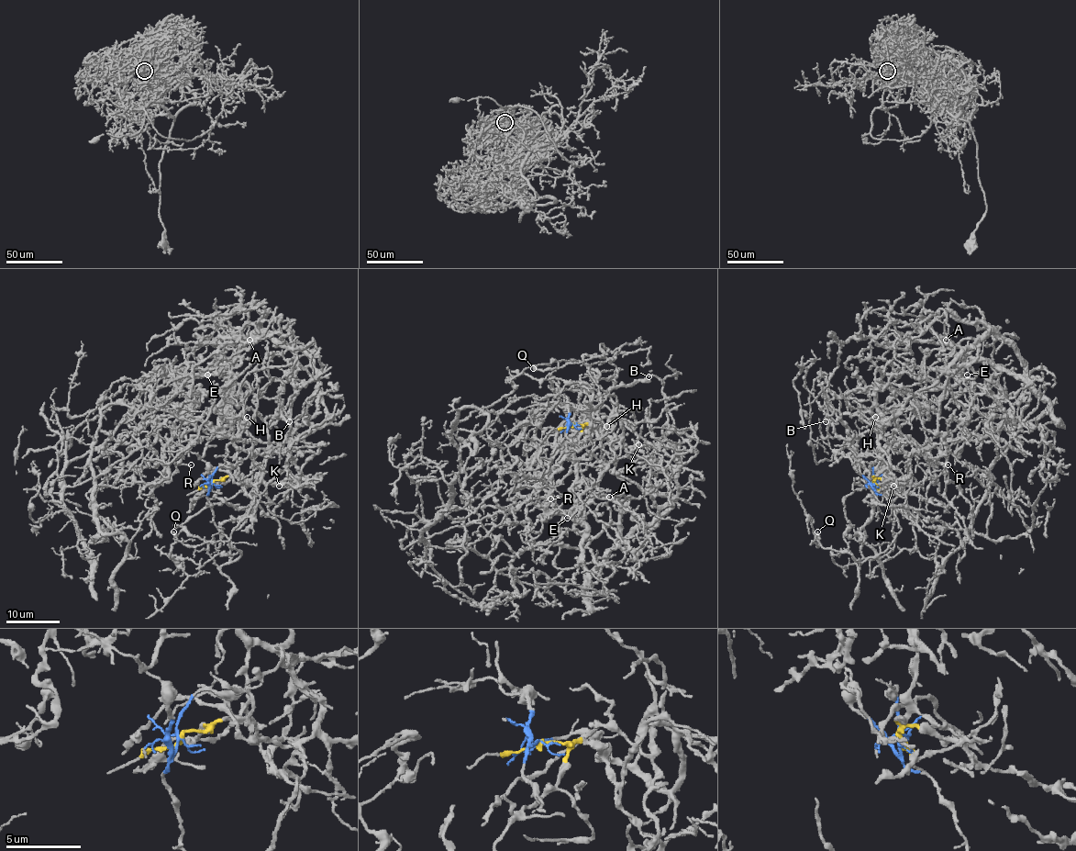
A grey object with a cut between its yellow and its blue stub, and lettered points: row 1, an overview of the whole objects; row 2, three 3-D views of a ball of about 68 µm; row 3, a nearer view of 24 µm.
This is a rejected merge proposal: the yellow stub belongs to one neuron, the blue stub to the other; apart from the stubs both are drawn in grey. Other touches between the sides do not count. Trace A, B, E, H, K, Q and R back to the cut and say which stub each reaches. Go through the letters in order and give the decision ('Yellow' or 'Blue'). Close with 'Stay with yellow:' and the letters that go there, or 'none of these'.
A: Yellow
B: Yellow
E: Yellow
H: Yellow
K: Yellow
Q: Blue
R: Yellow
Stay with yellow: A, B, E, H, K, R

